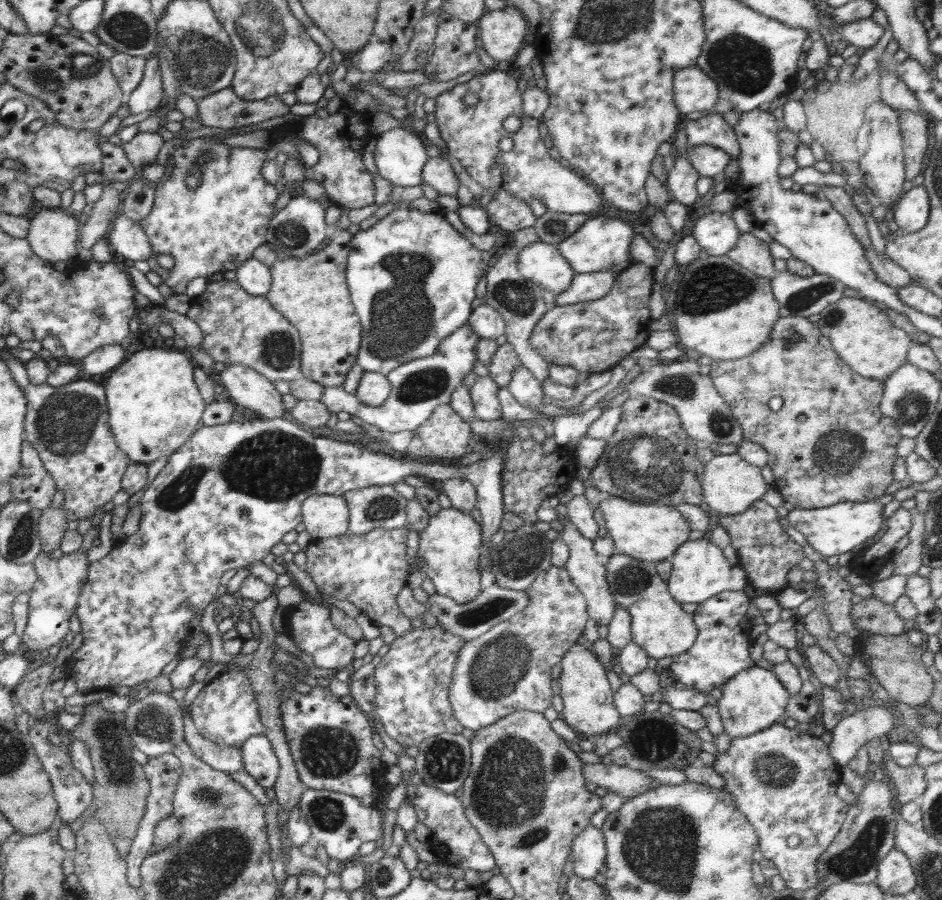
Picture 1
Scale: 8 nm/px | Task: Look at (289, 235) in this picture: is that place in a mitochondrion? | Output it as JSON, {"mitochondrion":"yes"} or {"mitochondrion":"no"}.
{"mitochondrion":"yes"}

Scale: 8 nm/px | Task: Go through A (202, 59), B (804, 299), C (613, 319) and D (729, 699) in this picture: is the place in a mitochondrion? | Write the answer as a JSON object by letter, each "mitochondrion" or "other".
{"A":"mitochondrion","B":"mitochondrion","C":"other","D":"other"}

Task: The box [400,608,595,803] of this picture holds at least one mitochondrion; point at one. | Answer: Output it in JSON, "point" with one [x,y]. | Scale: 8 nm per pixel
{"point":[500,668]}

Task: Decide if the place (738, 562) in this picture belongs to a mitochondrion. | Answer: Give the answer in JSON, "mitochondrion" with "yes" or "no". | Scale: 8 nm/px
{"mitochondrion":"no"}

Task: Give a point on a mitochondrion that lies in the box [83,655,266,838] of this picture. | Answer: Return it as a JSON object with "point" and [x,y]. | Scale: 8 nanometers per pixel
{"point":[111,741]}

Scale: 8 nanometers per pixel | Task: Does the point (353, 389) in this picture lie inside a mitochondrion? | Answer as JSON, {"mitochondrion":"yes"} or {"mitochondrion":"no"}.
{"mitochondrion":"no"}

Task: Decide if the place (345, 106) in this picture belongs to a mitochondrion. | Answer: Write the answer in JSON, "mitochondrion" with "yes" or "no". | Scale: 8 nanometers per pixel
{"mitochondrion":"no"}

